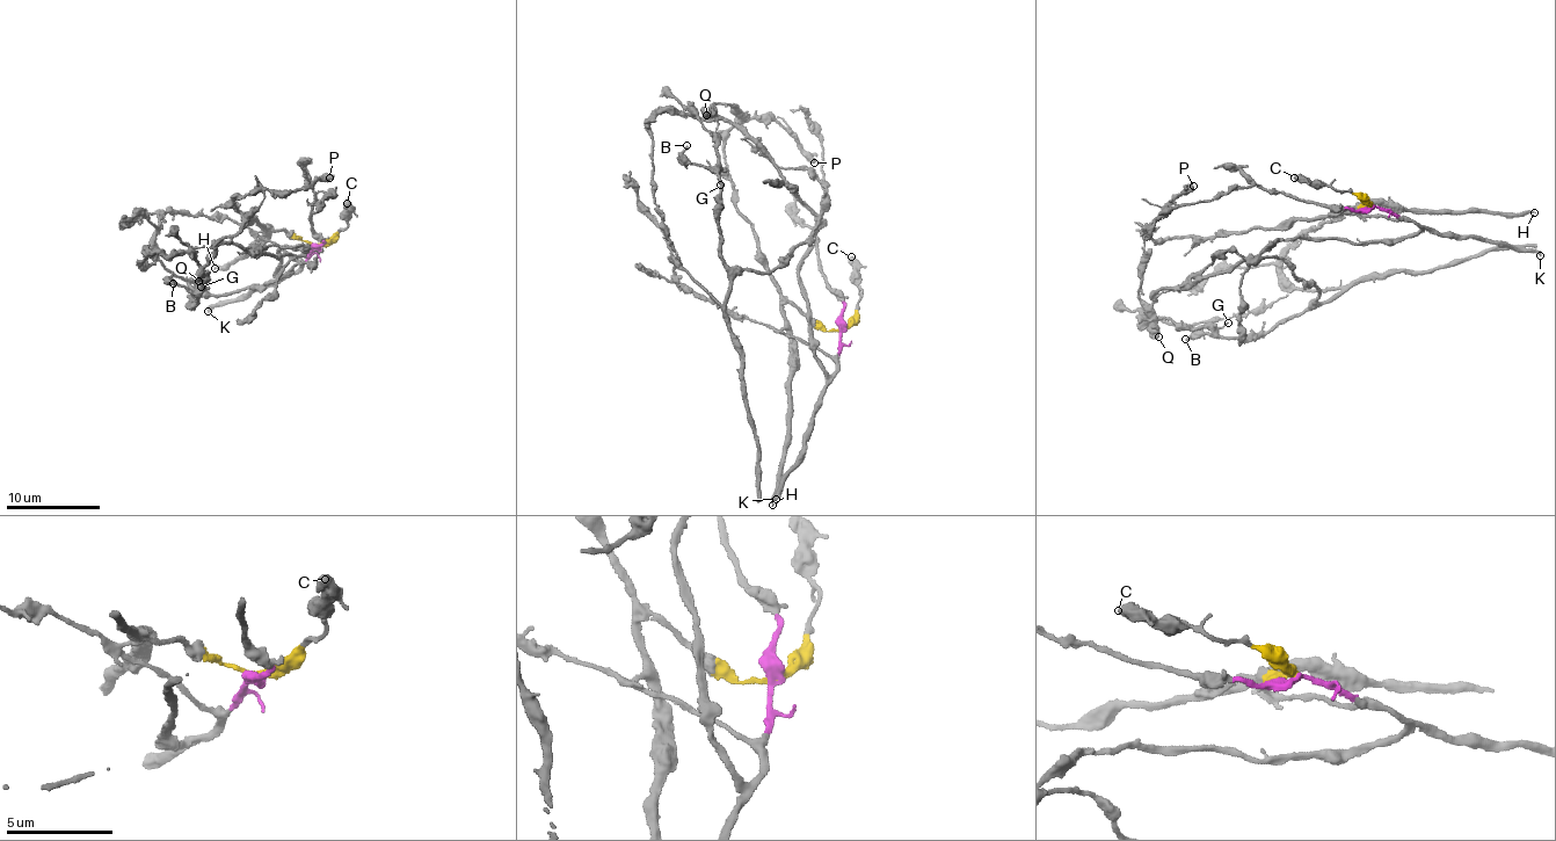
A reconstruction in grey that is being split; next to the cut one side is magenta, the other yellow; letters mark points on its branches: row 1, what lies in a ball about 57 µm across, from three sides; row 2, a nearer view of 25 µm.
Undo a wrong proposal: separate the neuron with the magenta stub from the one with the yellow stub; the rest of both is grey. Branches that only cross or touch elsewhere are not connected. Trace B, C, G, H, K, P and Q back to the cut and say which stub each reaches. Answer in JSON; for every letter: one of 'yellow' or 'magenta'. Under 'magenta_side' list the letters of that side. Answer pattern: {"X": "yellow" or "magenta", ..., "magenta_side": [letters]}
{"B": "yellow", "C": "yellow", "G": "yellow", "H": "yellow", "K": "magenta", "P": "yellow", "Q": "yellow", "magenta_side": ["K"]}

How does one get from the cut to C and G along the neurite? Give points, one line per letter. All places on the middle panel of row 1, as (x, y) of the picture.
C: (843, 330), (862, 294), (857, 283), (856, 259), (850, 255)
G: (843, 330), (780, 292), (736, 209), (724, 142), (749, 114), (718, 102), (703, 128), (720, 185)

